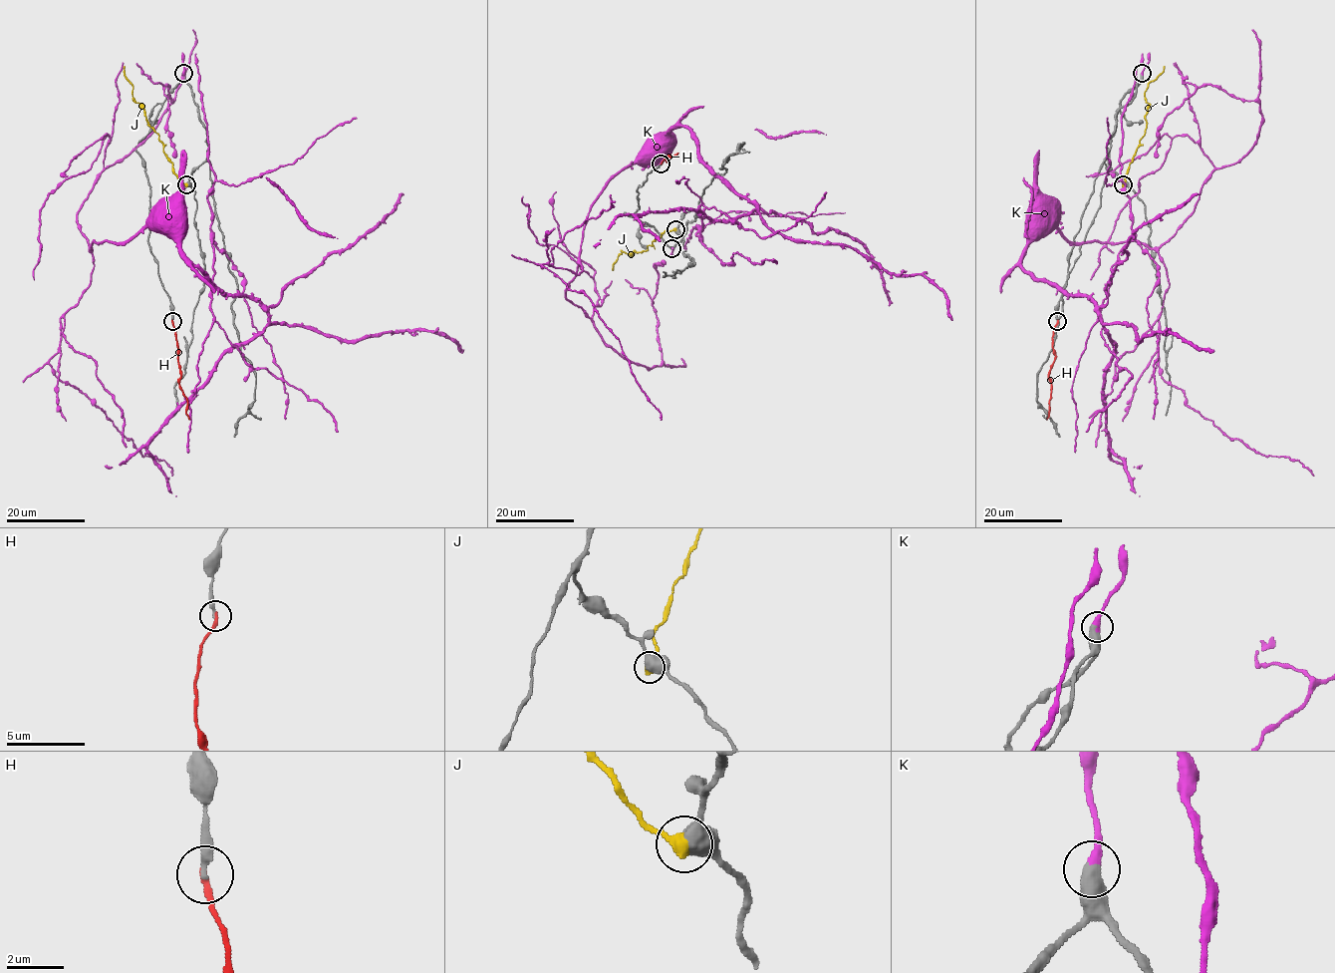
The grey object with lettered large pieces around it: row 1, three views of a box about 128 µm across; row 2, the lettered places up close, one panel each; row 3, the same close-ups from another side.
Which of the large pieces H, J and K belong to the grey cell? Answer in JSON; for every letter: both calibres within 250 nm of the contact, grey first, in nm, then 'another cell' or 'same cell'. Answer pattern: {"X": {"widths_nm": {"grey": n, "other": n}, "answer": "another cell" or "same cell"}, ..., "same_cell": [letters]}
{"H": {"widths_nm": {"grey": 280, "other": 240}, "answer": "same cell"}, "J": {"widths_nm": {"grey": 550, "other": 460}, "answer": "another cell"}, "K": {"widths_nm": {"grey": 650, "other": 380}, "answer": "same cell"}, "same_cell": ["H", "K"]}

